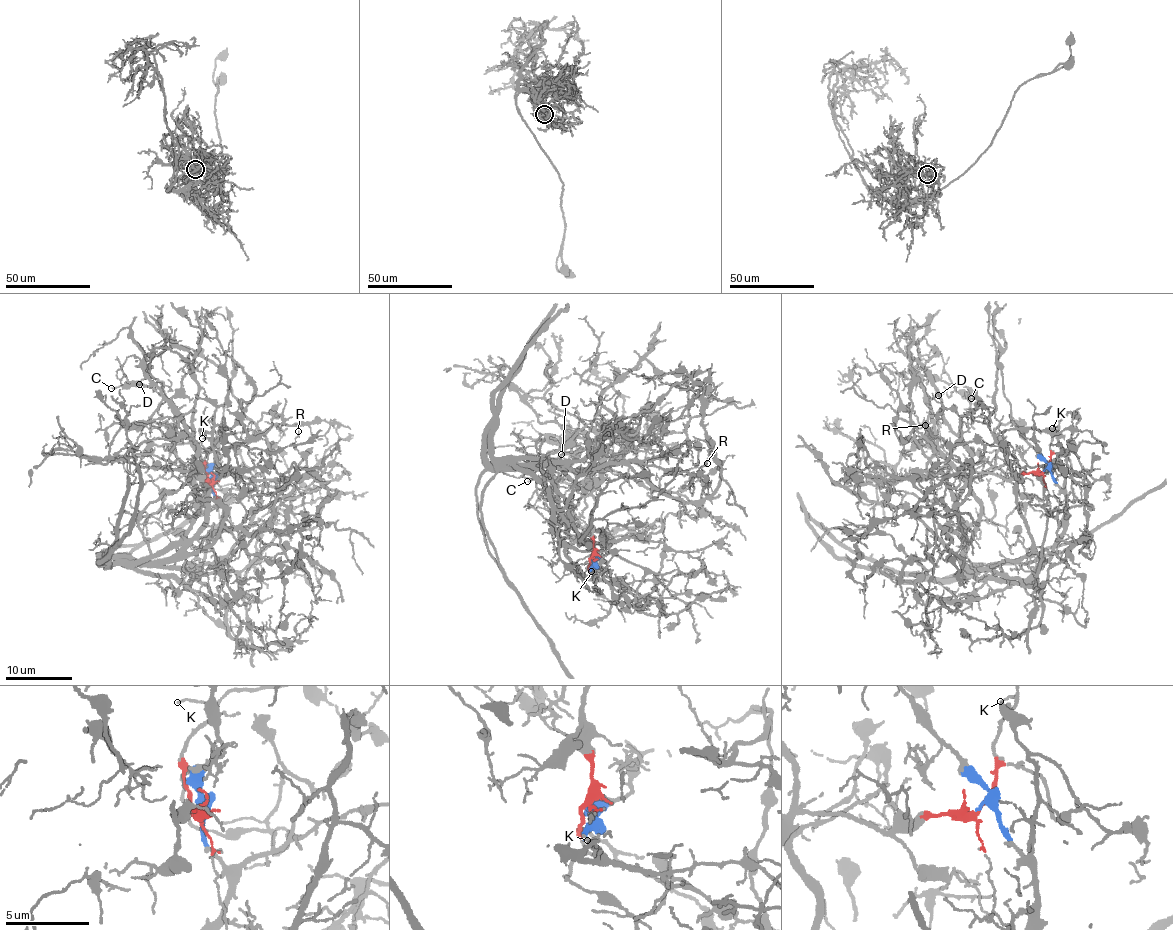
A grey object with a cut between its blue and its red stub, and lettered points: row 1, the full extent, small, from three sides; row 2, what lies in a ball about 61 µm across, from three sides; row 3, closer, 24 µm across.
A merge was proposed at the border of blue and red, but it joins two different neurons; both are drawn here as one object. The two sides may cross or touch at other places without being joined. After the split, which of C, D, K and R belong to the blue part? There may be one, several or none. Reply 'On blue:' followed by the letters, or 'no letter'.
On blue: no letter

